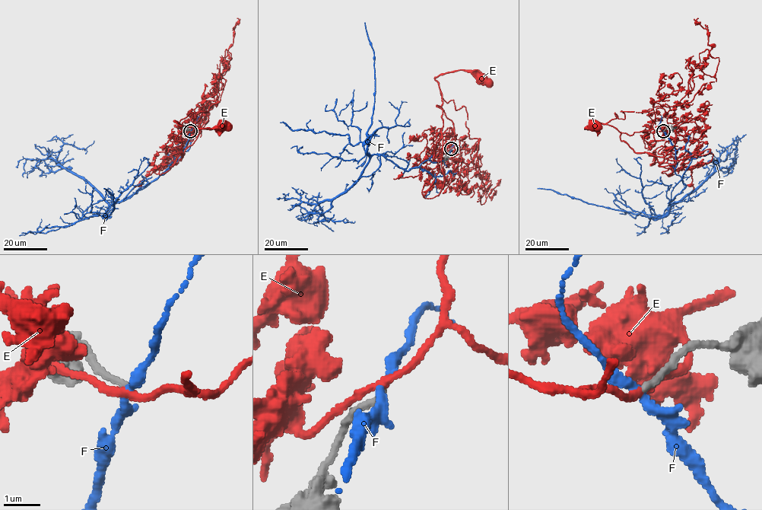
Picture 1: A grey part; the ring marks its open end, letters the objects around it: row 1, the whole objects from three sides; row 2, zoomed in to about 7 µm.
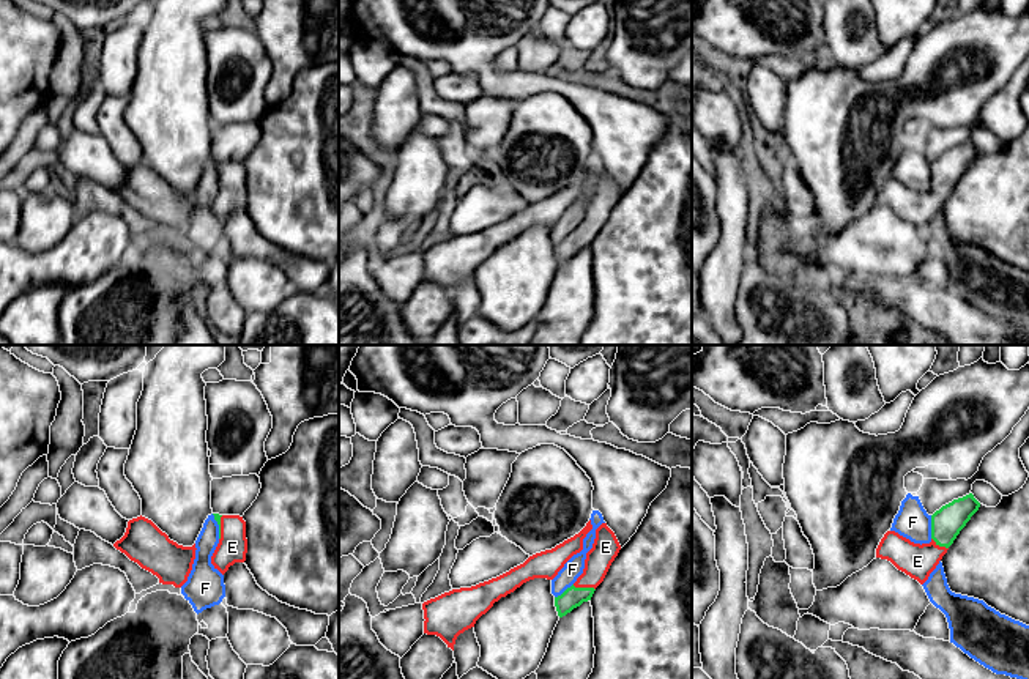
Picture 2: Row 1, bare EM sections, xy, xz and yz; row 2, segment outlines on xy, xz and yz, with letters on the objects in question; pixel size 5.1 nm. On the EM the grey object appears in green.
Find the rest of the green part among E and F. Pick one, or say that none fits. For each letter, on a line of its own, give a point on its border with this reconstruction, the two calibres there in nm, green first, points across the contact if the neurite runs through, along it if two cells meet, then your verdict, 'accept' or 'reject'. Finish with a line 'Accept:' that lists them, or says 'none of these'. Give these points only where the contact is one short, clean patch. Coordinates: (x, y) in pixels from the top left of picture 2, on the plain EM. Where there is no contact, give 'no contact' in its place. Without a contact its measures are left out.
E: xz (583, 235) | 110/140 nm | across xz (572, 244), (583, 235), (605, 194) | accept
F: yz (932, 174) | 160/170 nm | along yz (930, 163), (932, 185) | reject
Accept: E

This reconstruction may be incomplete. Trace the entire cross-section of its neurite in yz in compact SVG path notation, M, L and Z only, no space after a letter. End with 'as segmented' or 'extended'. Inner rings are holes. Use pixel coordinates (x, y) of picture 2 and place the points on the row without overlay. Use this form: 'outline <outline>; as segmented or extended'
outline M972 140L953 147L931 162L931 189L914 191L887 178L876 195L876 205L890 208L898 217L923 232L980 150Z; extended

